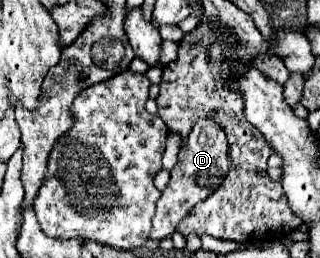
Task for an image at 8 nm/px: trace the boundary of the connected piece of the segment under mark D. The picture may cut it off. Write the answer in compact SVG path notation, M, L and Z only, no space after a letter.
M198 120L184 144L184 148L178 154L178 162L170 172L170 182L166 190L162 192L160 200L156 202L156 214L152 218L152 232L150 238L160 242L176 230L182 218L190 214L190 210L204 198L208 198L224 180L230 162L228 162L228 142L224 130L214 120Z

